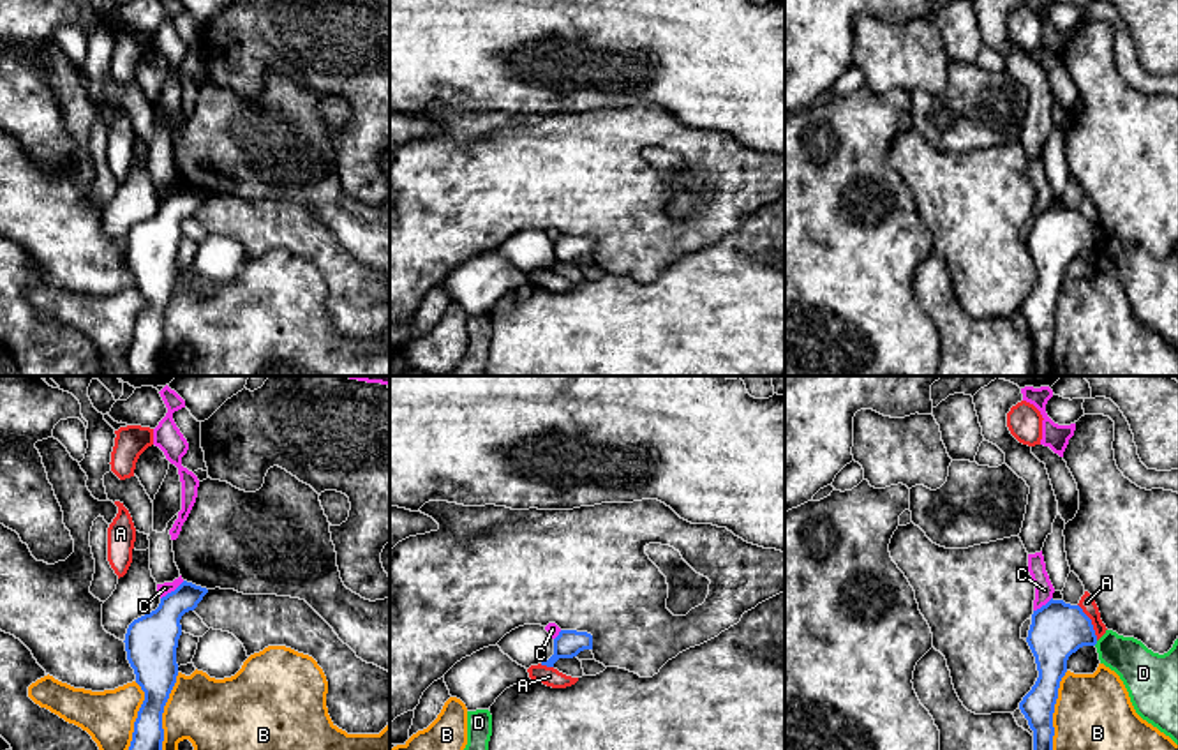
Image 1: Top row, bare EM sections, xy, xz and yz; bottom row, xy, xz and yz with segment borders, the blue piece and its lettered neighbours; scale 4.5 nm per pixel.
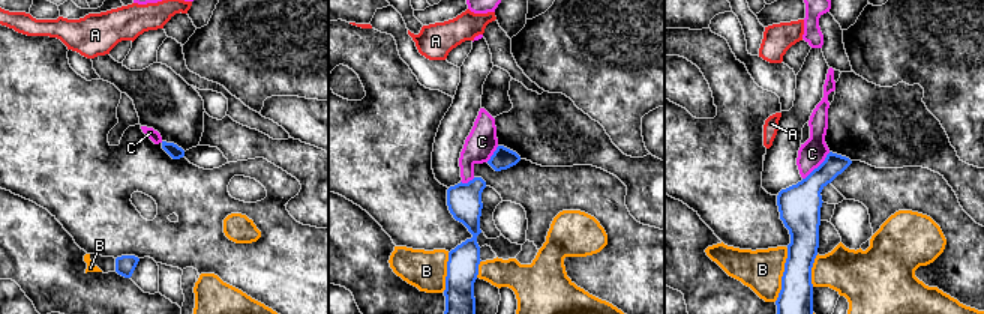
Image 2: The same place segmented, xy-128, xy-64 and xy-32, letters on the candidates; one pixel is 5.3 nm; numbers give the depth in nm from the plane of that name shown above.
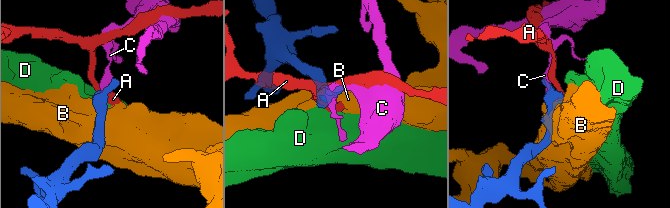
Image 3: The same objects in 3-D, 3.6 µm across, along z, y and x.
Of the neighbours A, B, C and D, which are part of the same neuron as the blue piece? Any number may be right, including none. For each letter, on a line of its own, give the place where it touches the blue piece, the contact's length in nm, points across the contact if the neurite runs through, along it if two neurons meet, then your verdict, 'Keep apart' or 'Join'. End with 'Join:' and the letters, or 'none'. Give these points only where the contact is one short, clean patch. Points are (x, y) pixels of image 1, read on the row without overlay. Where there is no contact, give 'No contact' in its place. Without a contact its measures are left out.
A: Touches blue at yz (1090, 226). Shared border 190 nm. Keep apart
B: Touches blue at yz (1051, 325). Shared border 460 nm. Keep apart
C: Touches blue at xy (171, 196). Shared border 140 nm. Boundary: xy (184, 186), (161, 203). Keep apart
D: Touches blue at yz (1095, 247). Shared border 30 nm. Keep apart
Join: none

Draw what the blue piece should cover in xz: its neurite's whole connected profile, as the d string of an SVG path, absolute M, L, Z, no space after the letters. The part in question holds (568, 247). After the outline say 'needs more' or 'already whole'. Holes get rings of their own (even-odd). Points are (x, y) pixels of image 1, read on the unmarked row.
M561 235L554 244L554 259L541 270L554 272L559 263L573 263L584 254L593 254L593 240L577 235Z; already whole

